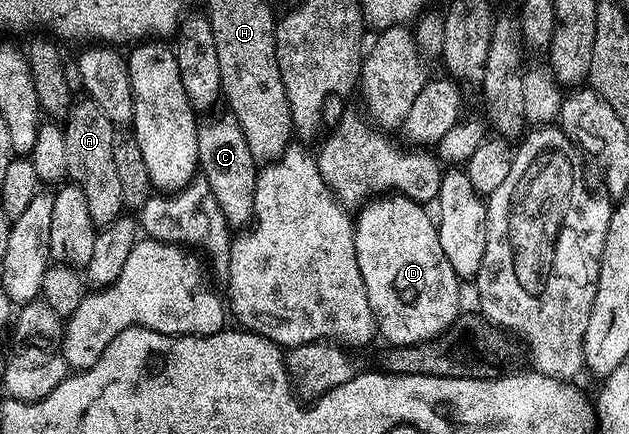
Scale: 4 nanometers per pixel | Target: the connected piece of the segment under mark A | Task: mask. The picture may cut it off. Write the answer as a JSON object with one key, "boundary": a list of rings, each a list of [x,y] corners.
{"boundary":[[[90,99],[76,100],[65,116],[62,126],[65,139],[65,156],[67,177],[78,179],[85,191],[85,200],[89,203],[89,217],[97,227],[113,223],[124,212],[121,199],[121,178],[117,175],[117,167],[113,163],[113,139],[117,127]]]}

